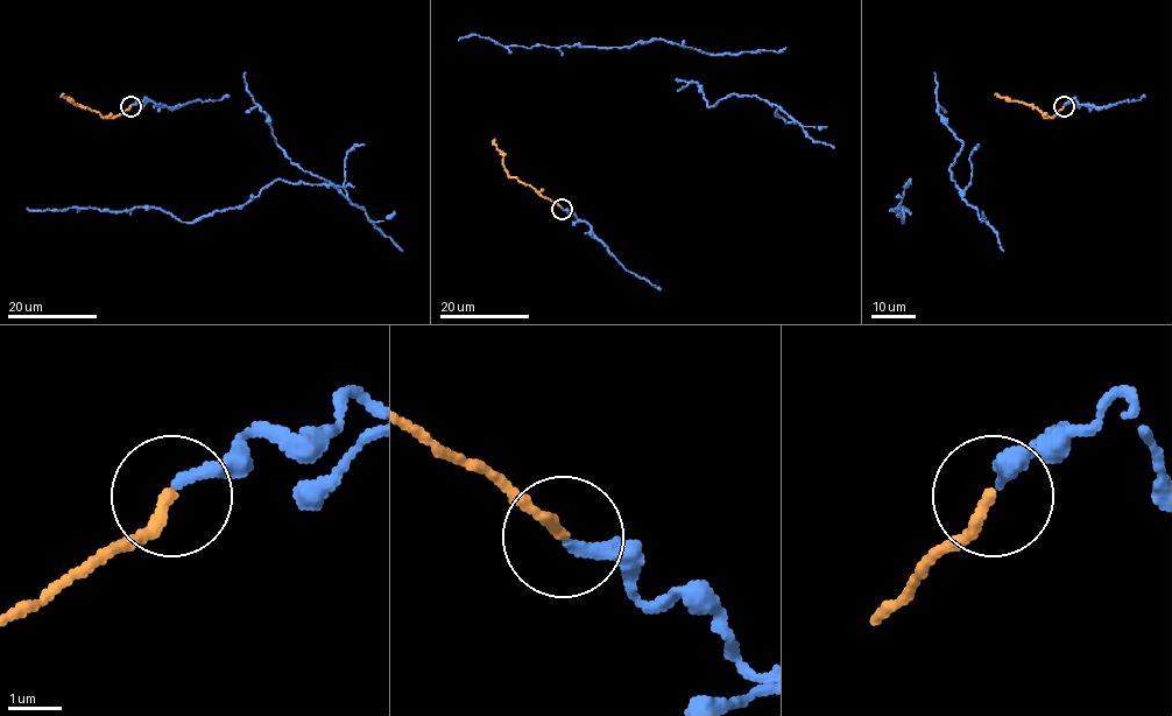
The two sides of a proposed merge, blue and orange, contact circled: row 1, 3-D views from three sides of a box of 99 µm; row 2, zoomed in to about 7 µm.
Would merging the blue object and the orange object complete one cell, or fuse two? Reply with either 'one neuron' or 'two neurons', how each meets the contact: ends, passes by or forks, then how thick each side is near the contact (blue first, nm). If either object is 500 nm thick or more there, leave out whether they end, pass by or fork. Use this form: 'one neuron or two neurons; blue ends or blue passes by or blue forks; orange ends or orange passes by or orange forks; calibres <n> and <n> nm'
one neuron; blue ends; orange ends; calibres 220 and 240 nm

